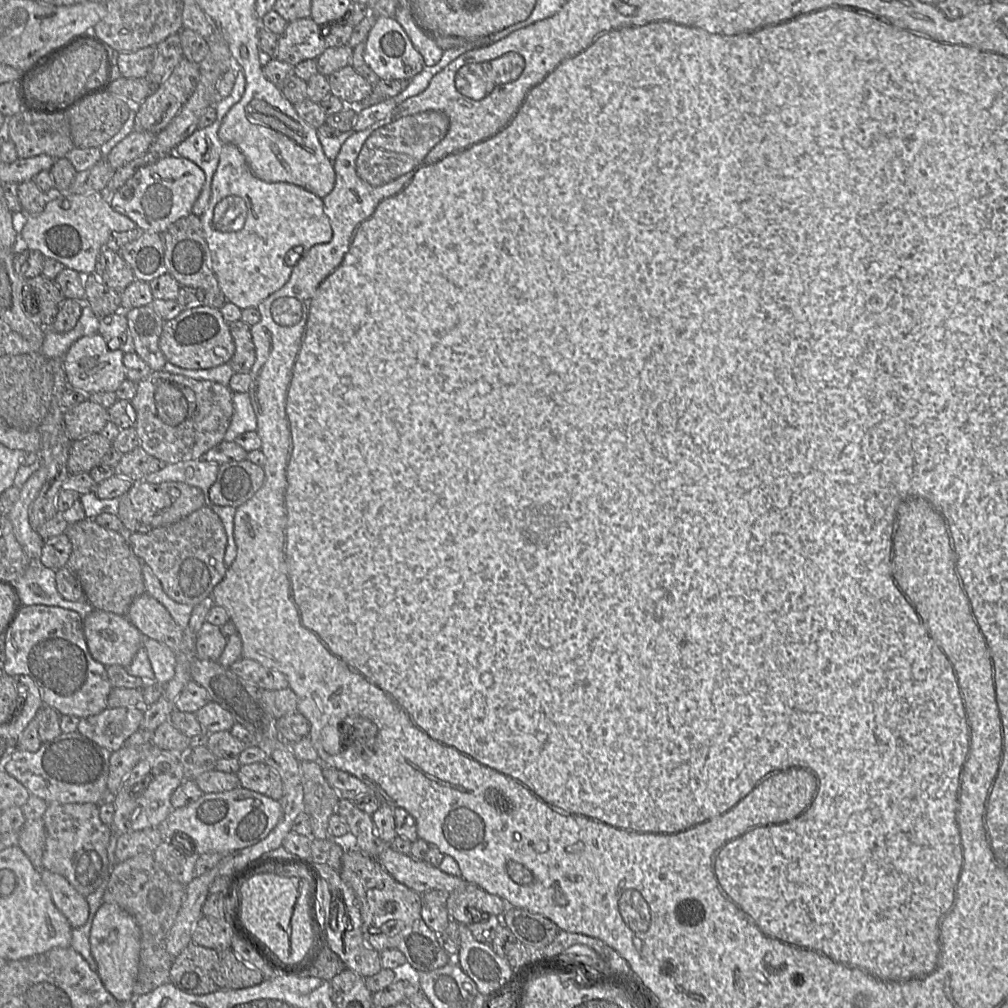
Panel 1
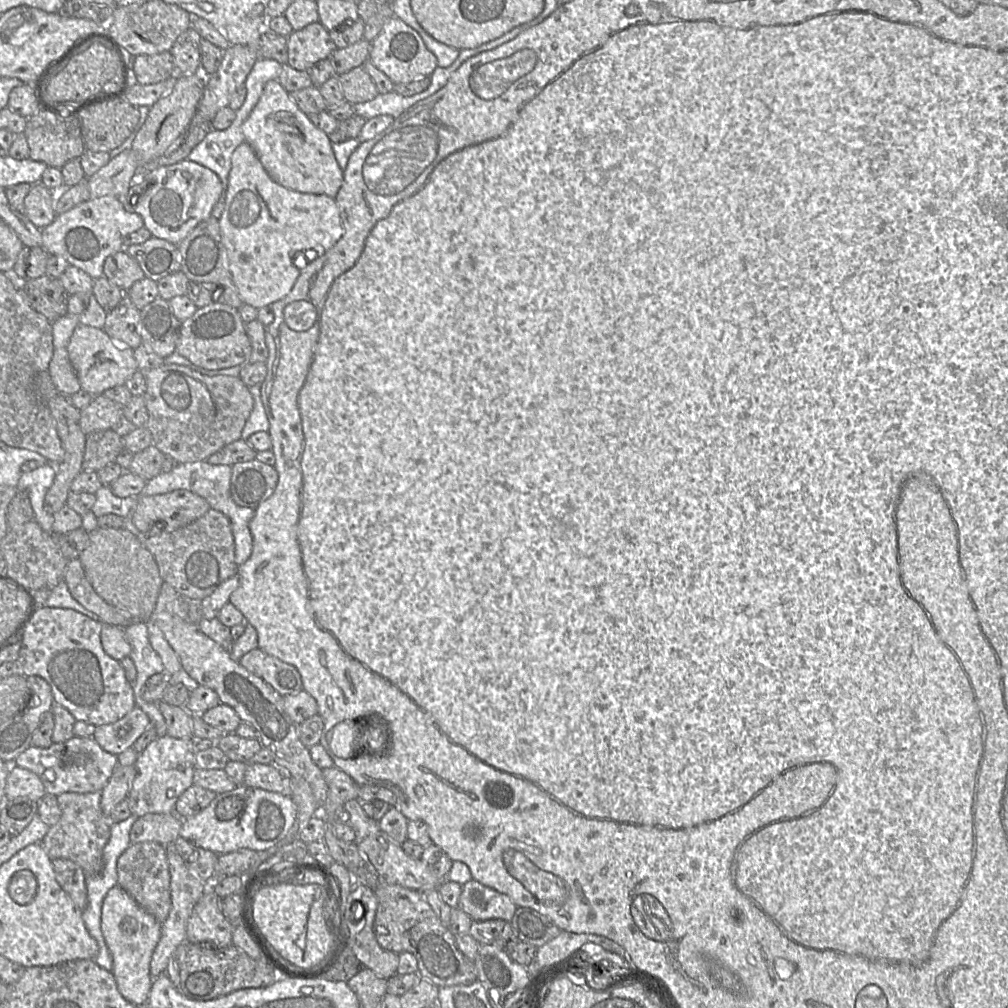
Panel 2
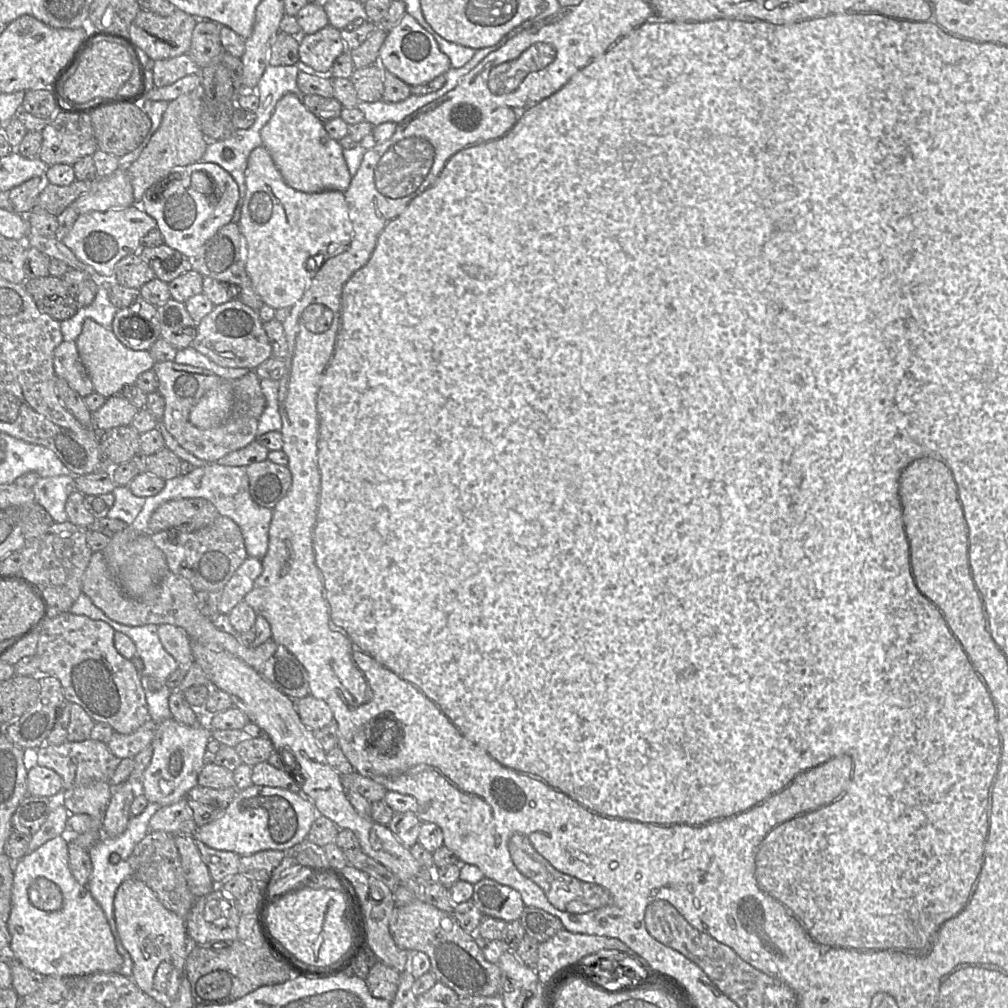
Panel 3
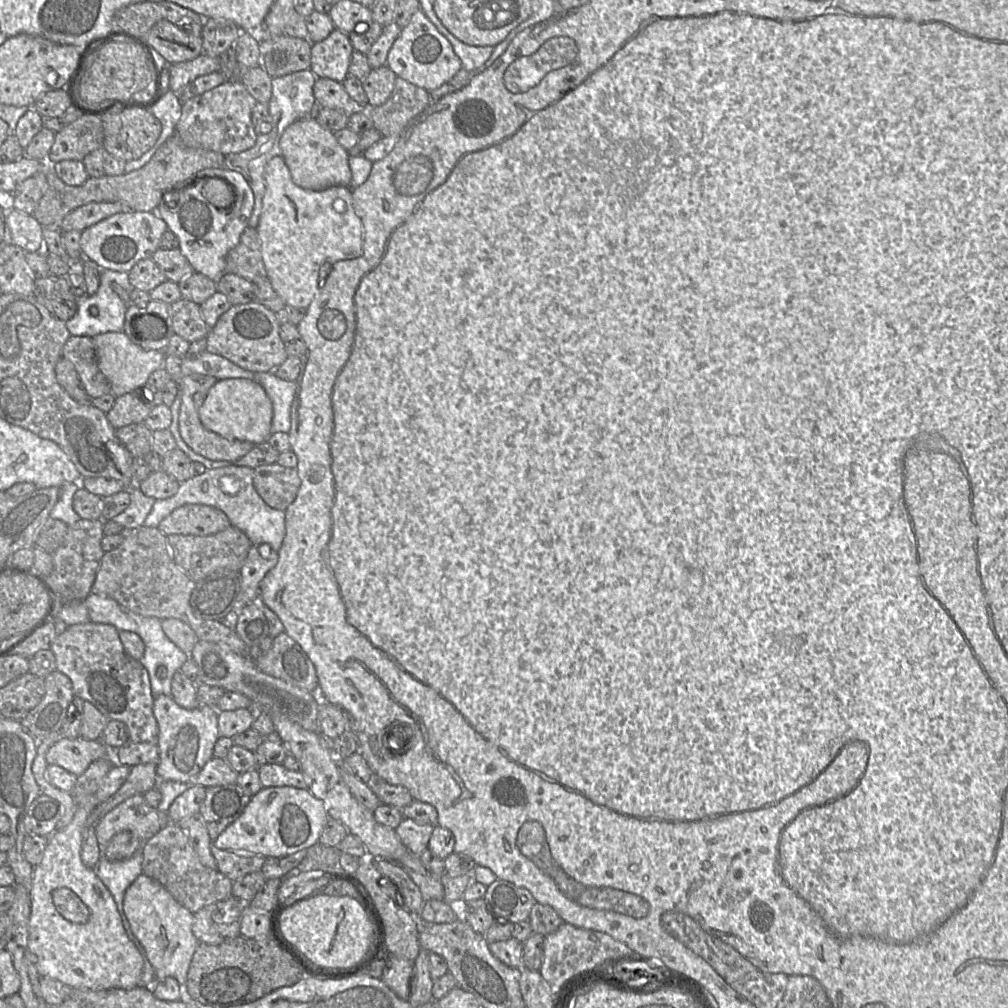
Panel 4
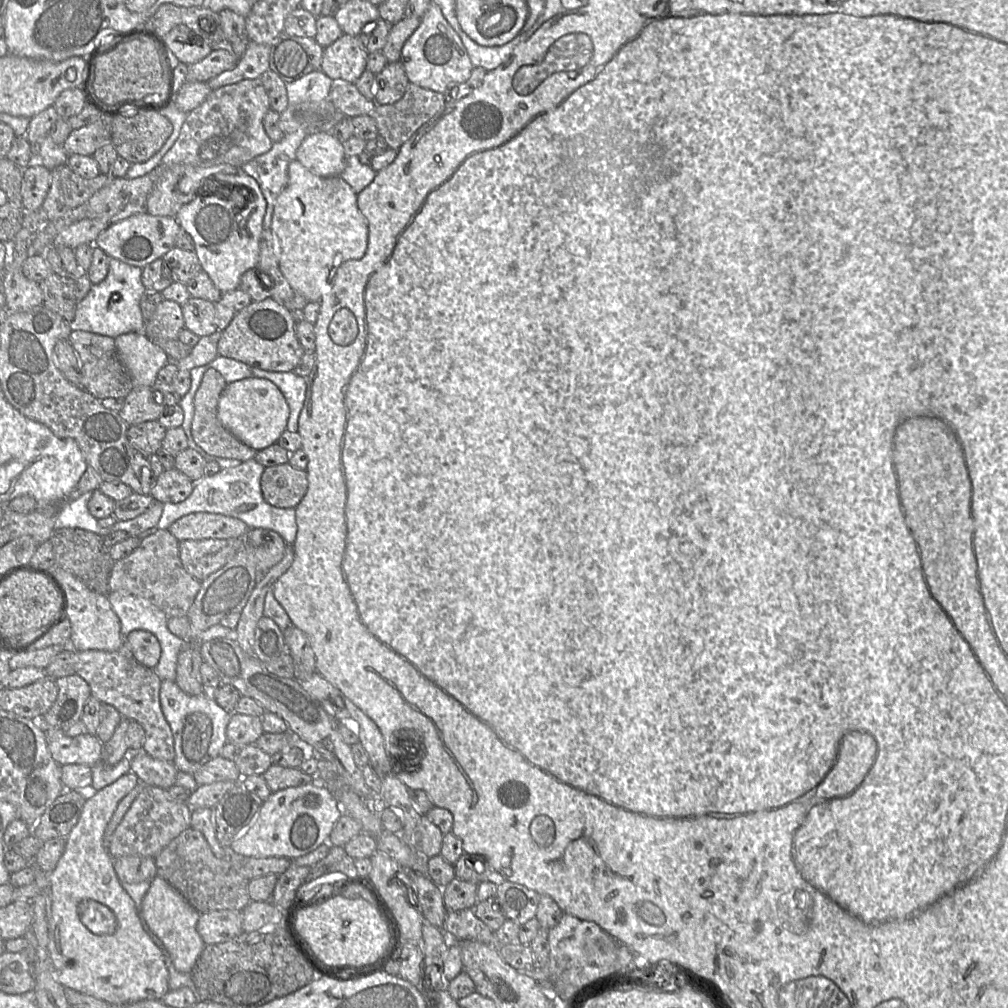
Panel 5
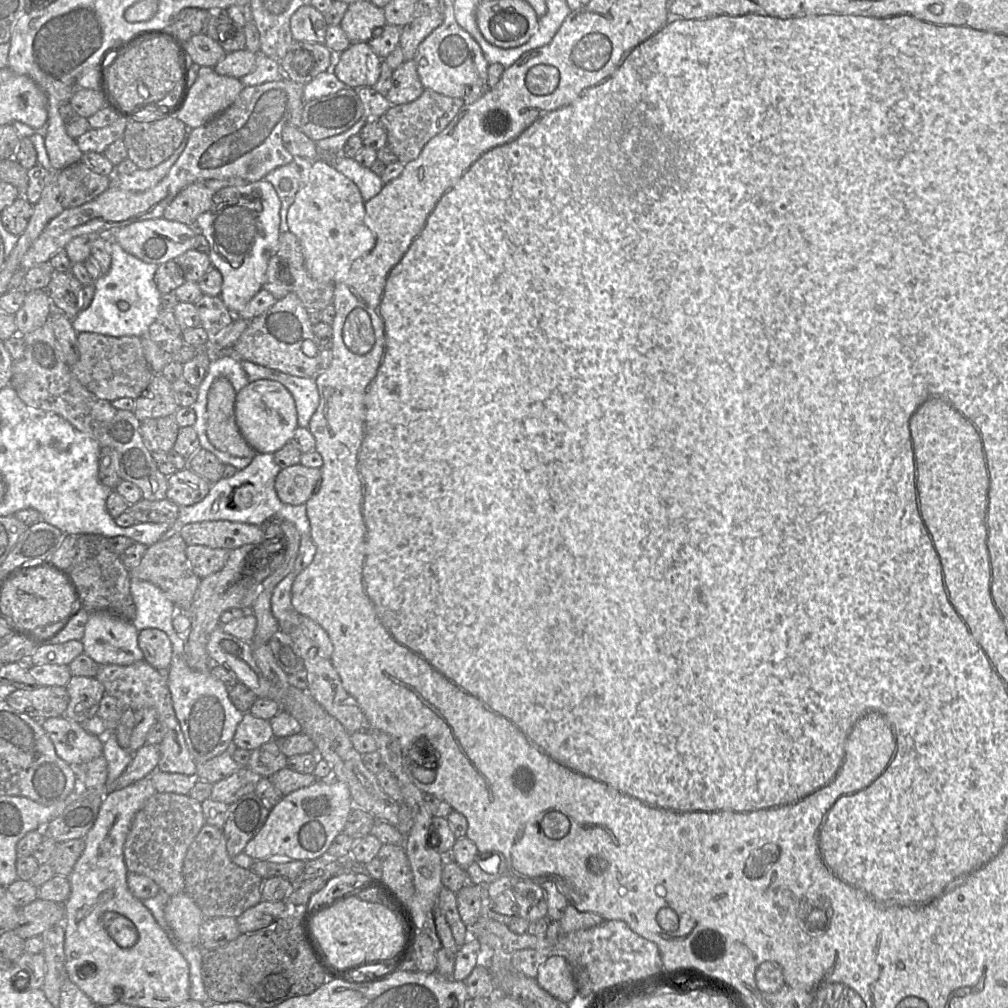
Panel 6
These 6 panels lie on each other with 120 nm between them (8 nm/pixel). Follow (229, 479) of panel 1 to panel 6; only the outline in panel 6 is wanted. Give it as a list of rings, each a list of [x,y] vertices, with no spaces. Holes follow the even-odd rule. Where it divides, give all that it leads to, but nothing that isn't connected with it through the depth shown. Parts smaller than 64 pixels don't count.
[[[301,463],[282,468],[275,479],[278,498],[290,505],[305,504],[321,481],[320,468],[307,467]]]

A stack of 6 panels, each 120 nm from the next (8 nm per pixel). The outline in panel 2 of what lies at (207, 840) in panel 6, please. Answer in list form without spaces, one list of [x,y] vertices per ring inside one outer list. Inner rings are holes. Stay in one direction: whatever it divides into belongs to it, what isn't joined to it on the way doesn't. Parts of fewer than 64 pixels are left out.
[[[157,842],[131,844],[117,862],[118,885],[160,923],[171,909],[171,876],[166,846]]]

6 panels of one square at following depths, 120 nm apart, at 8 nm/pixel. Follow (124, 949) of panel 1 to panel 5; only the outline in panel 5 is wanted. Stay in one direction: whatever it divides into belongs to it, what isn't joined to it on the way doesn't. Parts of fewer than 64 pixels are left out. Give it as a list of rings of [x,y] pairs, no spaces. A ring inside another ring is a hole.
[[[157,875],[150,881],[149,889],[141,903],[140,914],[143,928],[160,949],[165,948],[175,969],[179,972],[191,973],[205,946],[196,930],[200,913],[178,890]]]

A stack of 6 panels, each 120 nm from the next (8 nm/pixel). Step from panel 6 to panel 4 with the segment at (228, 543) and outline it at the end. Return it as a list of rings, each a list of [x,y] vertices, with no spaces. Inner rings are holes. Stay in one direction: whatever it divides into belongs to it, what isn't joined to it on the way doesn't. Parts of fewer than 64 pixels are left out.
[[[185,504],[173,510],[157,526],[167,535],[207,536],[231,526],[227,515],[213,506]]]

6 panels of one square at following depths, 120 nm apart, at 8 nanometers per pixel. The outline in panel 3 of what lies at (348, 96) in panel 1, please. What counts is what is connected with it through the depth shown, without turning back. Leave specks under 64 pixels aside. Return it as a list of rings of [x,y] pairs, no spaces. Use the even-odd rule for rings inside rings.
[[[379,63],[355,69],[349,79],[356,90],[359,101],[376,102],[382,99],[383,67]]]

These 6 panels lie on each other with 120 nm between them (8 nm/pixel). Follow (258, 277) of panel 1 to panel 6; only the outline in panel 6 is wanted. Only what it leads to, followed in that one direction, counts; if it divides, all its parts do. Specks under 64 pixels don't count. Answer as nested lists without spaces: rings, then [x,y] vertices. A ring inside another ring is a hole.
[[[313,160],[307,184],[288,208],[287,225],[299,240],[305,267],[316,281],[332,282],[338,271],[374,248],[376,236],[367,221],[364,204],[357,185],[336,170],[333,162]]]

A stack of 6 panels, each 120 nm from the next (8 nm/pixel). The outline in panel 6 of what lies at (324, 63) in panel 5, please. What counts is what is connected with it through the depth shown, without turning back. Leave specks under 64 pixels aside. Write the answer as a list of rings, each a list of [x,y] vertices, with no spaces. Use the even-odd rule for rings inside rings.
[[[367,42],[351,43],[346,50],[335,55],[335,61],[331,70],[347,87],[372,87],[377,82],[381,73],[381,63],[383,60],[376,55]]]

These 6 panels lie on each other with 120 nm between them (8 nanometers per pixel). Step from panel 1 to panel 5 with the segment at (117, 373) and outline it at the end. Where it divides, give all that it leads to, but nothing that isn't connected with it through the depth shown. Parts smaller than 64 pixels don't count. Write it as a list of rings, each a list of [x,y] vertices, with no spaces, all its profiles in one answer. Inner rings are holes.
[[[127,333],[114,338],[118,358],[126,370],[134,387],[152,387],[156,383],[157,374],[169,360],[166,353],[144,334]]]

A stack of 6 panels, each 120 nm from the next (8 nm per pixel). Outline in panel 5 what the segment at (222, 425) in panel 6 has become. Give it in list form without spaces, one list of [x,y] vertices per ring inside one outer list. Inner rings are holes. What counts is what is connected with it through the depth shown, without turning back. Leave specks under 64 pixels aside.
[[[209,369],[205,372],[194,396],[194,416],[191,424],[192,437],[194,442],[209,455],[246,462],[254,458],[258,451],[237,439],[221,425],[217,418],[219,398],[226,386],[225,379],[217,370]]]

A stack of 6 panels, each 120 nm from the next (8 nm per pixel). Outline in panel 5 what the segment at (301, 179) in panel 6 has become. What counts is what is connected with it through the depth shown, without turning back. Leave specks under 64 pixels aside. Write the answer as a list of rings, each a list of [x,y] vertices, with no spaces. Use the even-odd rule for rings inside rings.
[[[301,129],[285,133],[281,140],[273,142],[268,152],[251,159],[240,167],[258,182],[267,202],[263,229],[271,227],[276,199],[288,183],[289,164],[296,160],[296,151],[306,136],[306,132]]]

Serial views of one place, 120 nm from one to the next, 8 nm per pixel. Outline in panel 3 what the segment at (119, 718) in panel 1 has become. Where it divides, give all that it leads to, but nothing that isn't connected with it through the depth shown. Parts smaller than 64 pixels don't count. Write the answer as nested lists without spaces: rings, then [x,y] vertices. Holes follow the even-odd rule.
[[[148,720],[130,734],[120,734],[114,731],[107,746],[120,760],[124,758],[133,759],[139,752],[152,744],[155,727],[156,723]]]

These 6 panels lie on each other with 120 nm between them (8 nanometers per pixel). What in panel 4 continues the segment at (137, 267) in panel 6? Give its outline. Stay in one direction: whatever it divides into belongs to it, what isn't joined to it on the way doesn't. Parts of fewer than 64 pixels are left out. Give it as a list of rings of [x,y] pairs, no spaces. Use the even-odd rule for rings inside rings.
[[[100,266],[101,284],[98,291],[92,296],[80,299],[78,310],[75,316],[65,322],[65,325],[72,336],[94,337],[106,332],[123,332],[125,314],[128,308],[120,296],[112,289],[112,284],[116,283],[128,293],[135,289],[129,281],[128,272],[119,272]]]

